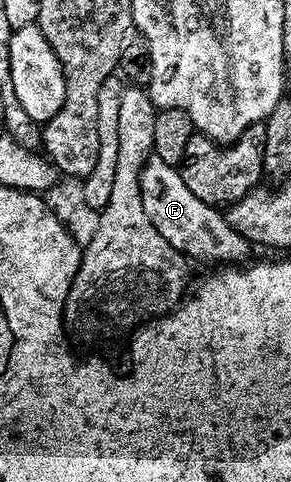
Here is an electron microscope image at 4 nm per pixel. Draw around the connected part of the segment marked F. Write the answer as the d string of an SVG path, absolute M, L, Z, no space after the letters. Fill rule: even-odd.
M151 155L146 160L146 164L141 170L141 205L148 215L148 220L152 226L156 227L160 236L169 245L172 245L178 252L186 255L189 259L198 258L200 260L230 260L226 262L236 262L238 258L244 257L250 250L250 243L242 235L230 226L225 215L213 205L204 203L188 189L185 176L181 171L170 163L164 162L159 156Z

